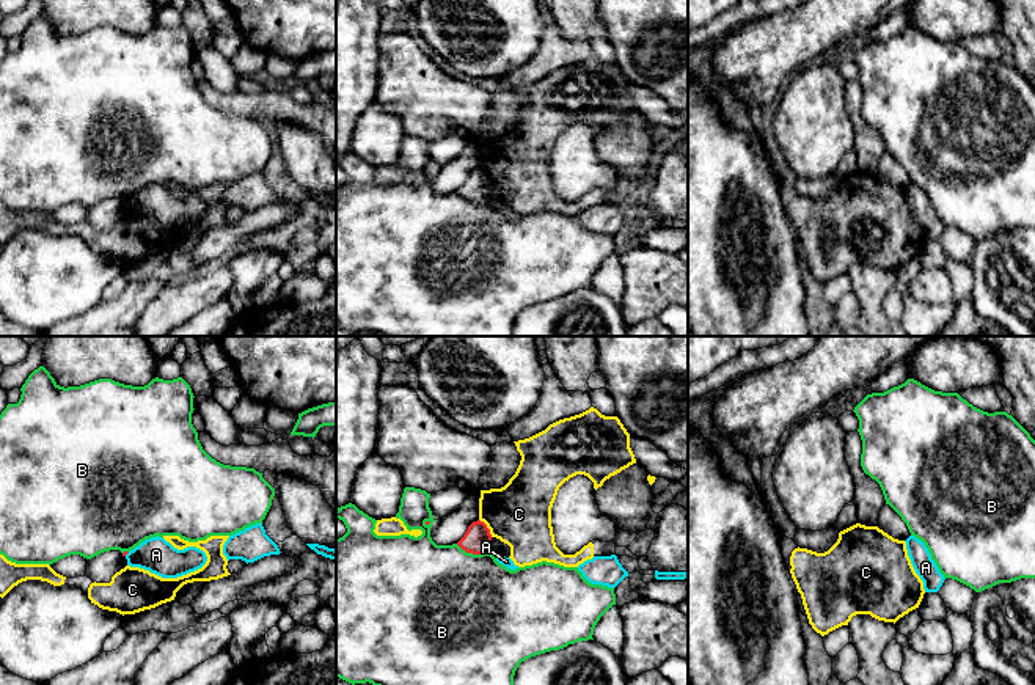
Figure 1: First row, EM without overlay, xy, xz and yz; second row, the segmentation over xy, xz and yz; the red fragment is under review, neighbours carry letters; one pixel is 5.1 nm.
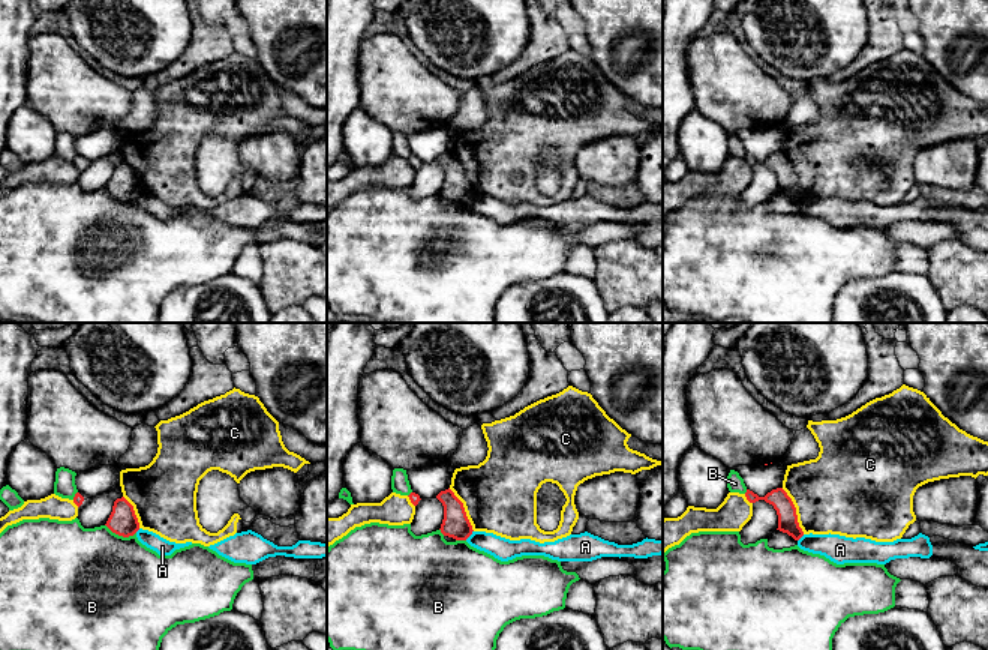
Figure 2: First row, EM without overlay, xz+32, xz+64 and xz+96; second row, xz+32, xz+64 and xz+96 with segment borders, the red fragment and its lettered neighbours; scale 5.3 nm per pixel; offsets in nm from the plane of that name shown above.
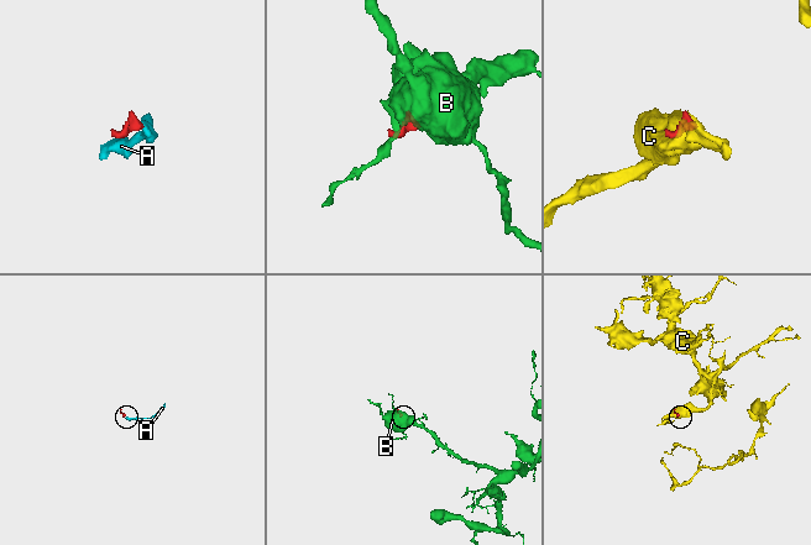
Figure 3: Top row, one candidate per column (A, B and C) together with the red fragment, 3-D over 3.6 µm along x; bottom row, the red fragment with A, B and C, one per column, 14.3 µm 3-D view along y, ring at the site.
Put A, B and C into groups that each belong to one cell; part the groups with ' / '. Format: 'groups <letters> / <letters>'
groups A / B / C

